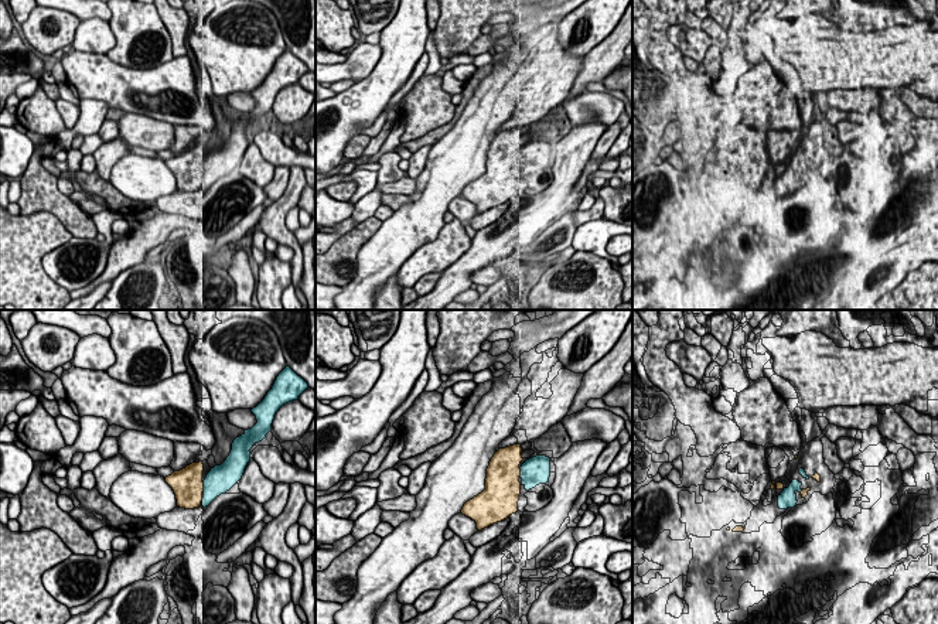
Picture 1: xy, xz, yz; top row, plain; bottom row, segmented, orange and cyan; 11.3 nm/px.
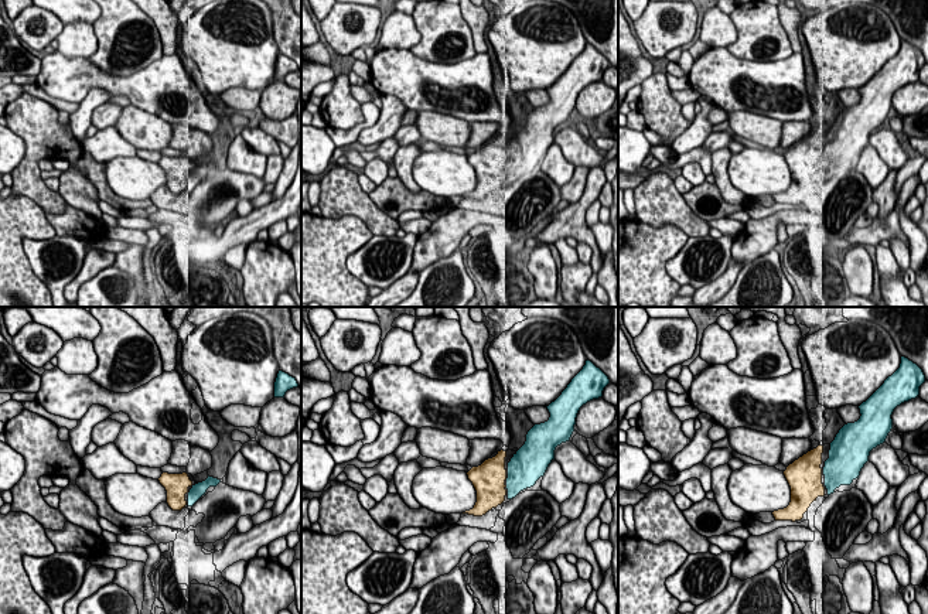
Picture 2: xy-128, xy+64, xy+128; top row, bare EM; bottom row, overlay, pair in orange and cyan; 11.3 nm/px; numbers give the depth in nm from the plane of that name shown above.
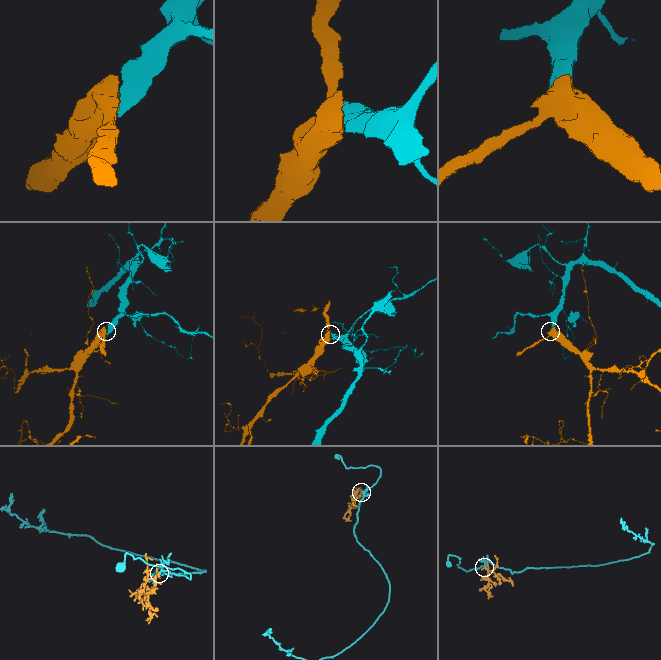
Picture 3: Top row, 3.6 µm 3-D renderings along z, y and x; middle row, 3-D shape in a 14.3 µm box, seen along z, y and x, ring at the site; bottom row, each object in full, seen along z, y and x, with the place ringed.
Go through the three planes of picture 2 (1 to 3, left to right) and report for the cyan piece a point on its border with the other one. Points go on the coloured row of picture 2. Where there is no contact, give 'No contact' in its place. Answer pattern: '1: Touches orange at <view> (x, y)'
1: No contact
2: No contact
3: No contact

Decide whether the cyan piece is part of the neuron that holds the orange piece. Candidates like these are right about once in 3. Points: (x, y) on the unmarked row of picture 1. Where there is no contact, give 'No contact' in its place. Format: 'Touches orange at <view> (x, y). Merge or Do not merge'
Touches orange at xy (203, 170). Merge

